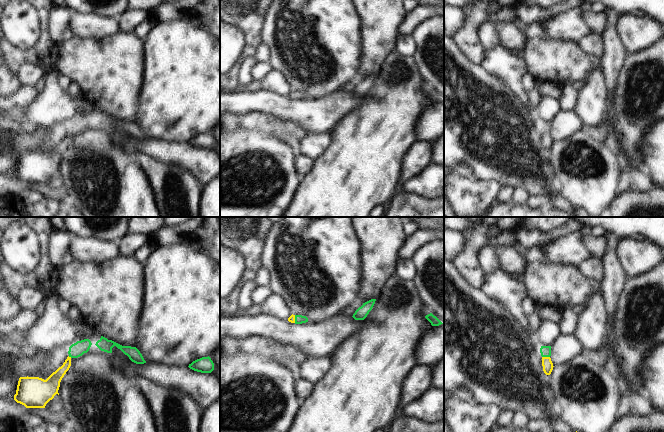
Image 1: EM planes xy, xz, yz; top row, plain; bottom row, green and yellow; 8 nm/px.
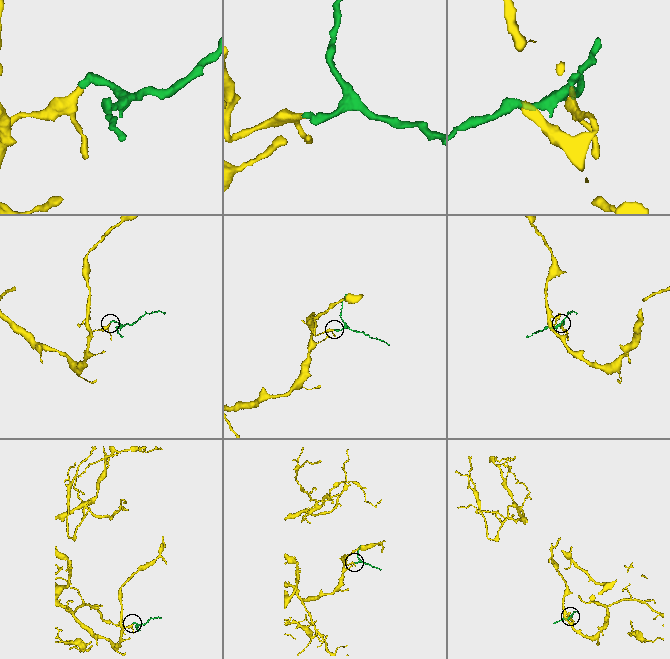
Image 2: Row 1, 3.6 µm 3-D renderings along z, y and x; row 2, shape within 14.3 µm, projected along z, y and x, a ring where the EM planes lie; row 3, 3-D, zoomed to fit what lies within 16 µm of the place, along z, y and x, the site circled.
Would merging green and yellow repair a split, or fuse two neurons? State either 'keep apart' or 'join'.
join

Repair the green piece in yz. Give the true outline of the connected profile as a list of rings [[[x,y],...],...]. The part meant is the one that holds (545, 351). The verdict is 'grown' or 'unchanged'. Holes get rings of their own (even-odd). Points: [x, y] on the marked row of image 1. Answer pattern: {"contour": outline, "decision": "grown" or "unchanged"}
{"contour": [[[541,346],[540,353],[542,356],[543,371],[546,375],[550,375],[554,367],[550,358],[551,346]]], "decision": "grown"}

